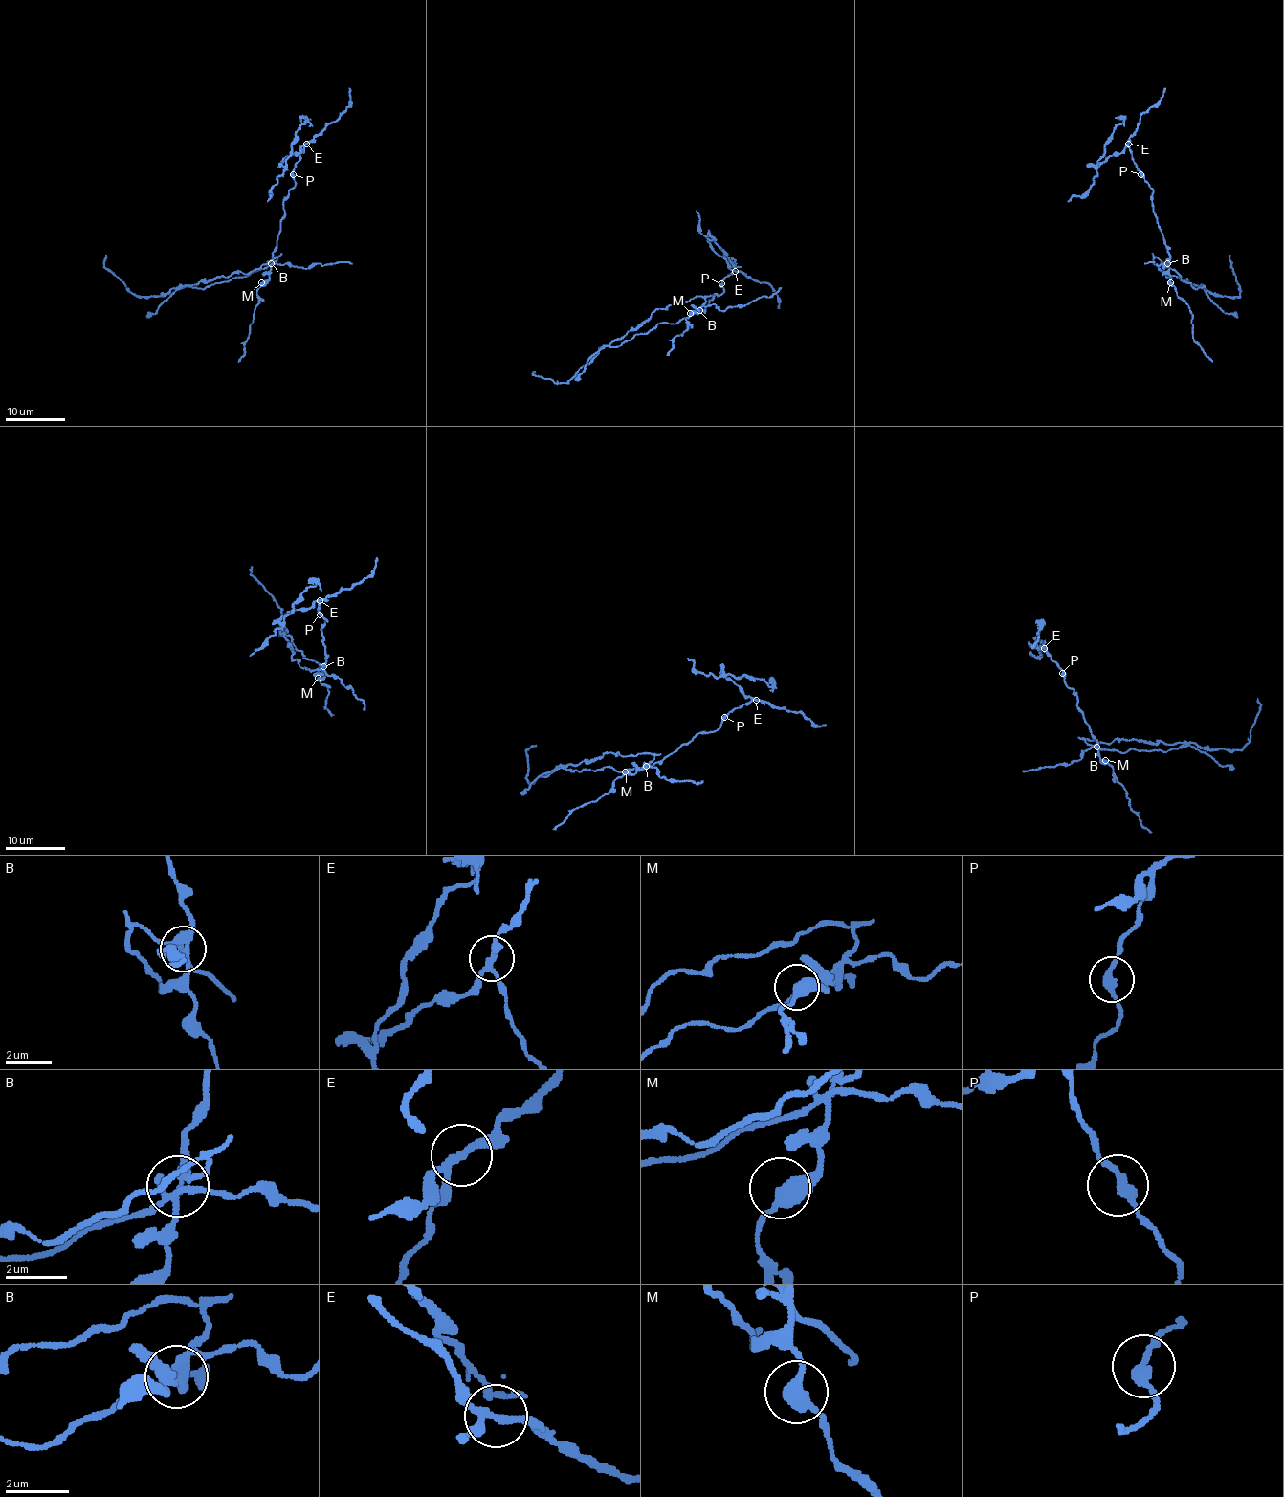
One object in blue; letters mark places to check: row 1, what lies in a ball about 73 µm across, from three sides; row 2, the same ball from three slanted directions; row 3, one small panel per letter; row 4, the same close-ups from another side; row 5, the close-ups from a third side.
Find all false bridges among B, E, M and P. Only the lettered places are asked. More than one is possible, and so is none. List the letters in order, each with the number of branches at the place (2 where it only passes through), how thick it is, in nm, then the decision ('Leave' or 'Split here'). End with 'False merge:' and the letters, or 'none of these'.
B: Branches: 4. Thickness 260 nm. Split here
E: Branches: 3. Thickness 200 nm. Split here
M: Branches: 2. Thickness 440 nm. Leave
P: Branches: 2. Thickness 300 nm. Leave
False merge: B, E

